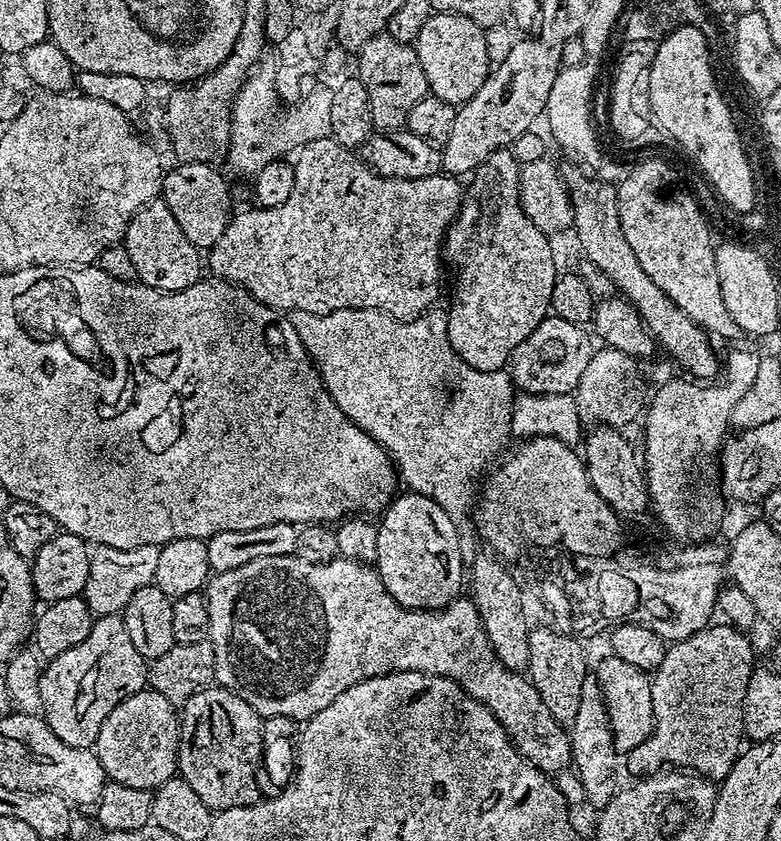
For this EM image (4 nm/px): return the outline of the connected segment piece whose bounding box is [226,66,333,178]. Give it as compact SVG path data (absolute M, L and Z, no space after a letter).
M265 66L255 69L245 80L232 105L231 141L228 144L227 164L246 178L254 176L268 162L295 153L310 141L331 135L330 115L333 101L331 89L309 89L289 110L280 112L282 102L274 87L274 71Z

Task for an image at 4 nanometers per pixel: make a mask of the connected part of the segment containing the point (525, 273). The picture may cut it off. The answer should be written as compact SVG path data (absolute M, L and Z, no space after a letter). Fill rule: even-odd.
M500 149L473 172L470 198L461 203L456 221L444 236L442 254L454 270L454 300L448 306L447 336L451 348L472 369L483 373L503 371L513 350L521 345L551 311L551 298L558 277L553 241L526 217L520 206L521 165L511 149Z

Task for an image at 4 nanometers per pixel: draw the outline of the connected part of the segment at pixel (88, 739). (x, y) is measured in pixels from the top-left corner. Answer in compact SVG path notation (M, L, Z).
M123 615L95 617L84 641L43 665L40 673L42 718L66 746L92 748L102 730L102 722L106 722L126 698L145 691L148 666L149 661L138 654L130 639Z

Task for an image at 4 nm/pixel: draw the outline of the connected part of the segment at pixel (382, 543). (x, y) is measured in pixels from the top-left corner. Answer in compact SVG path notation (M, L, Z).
M404 490L393 499L392 503L388 505L378 520L378 554L376 555L374 567L376 573L382 578L382 586L388 591L390 598L394 598L394 602L398 602L403 608L435 612L448 607L448 605L453 604L455 600L461 599L463 592L460 591L462 591L463 588L465 591L466 588L466 556L464 560L464 552L460 549L460 532L456 528L459 528L457 521L452 520L450 514L446 514L446 510L442 510L442 506L438 506L438 502L434 502L422 494L411 490Z

